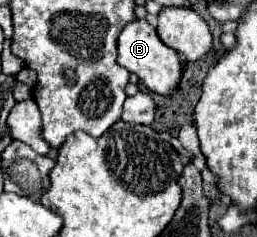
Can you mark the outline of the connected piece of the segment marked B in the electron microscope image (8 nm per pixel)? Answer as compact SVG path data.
M134 19L132 23L126 23L118 37L118 63L126 67L130 73L136 73L138 79L150 89L160 95L170 95L180 81L182 75L182 59L166 47L160 37L156 35L156 29L148 25L146 19Z

